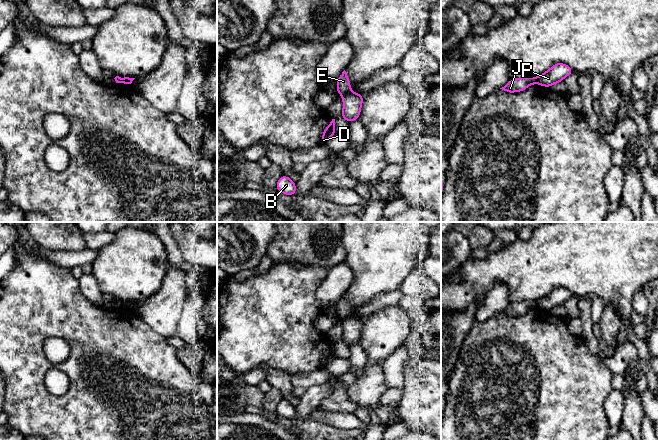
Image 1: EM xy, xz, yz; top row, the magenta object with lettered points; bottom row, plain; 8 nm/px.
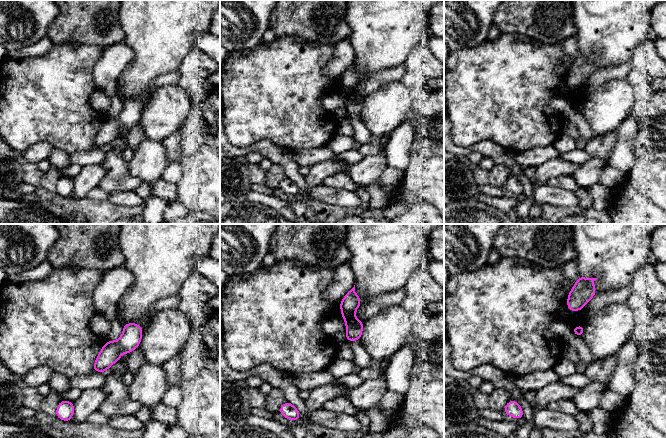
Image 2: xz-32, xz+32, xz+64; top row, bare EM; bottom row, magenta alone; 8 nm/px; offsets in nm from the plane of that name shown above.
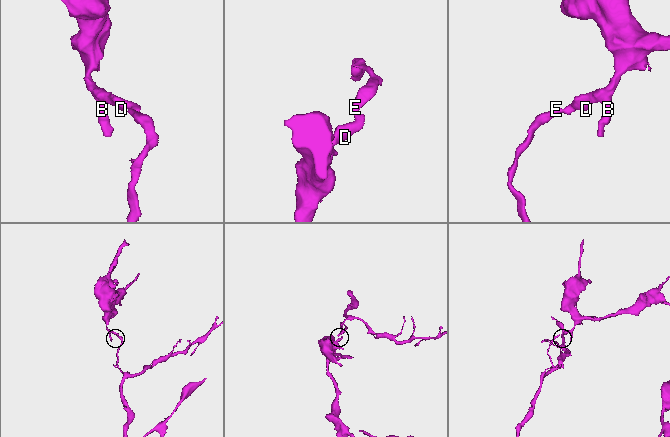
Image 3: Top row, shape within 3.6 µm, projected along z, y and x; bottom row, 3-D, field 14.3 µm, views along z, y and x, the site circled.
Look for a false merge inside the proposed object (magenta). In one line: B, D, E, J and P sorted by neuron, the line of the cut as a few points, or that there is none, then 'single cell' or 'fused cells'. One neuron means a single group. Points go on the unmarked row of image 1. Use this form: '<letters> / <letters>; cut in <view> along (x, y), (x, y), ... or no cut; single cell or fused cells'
B D P / E J; cut in xz along (349, 315), (342, 320); fused cells

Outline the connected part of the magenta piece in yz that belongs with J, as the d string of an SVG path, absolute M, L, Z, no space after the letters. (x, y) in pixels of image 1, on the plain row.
M522 301L510 304L504 311L500 312L508 317L520 316L525 314L528 310L535 308L535 301Z

